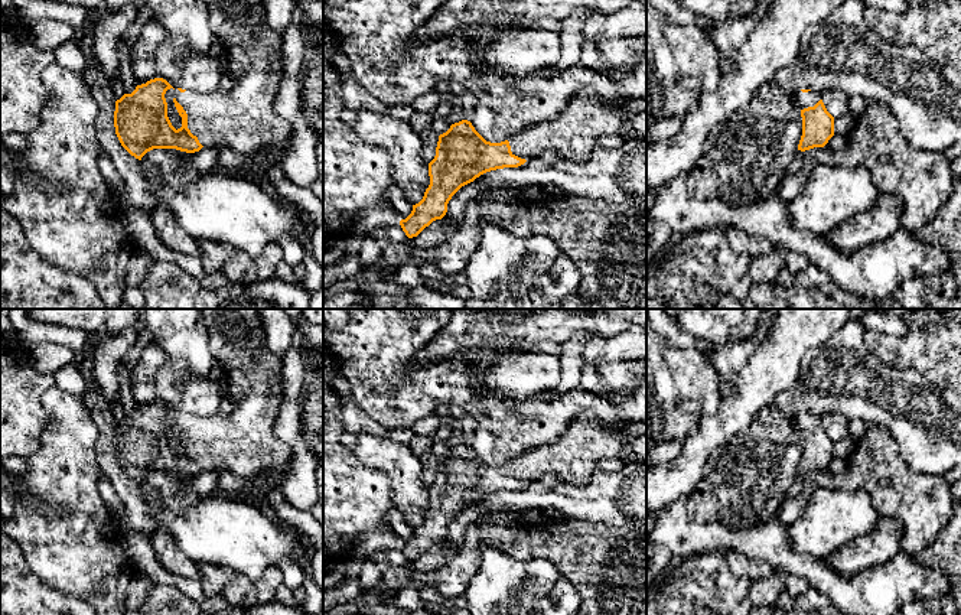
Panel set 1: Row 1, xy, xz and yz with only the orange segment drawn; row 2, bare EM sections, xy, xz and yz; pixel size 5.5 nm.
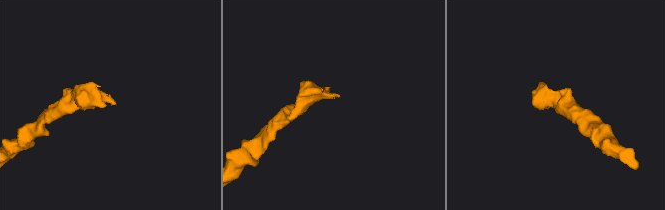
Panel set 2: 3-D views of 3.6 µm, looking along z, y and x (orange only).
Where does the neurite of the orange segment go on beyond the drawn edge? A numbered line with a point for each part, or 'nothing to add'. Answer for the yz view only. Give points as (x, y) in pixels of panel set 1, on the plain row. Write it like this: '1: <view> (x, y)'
1: yz (804, 423)

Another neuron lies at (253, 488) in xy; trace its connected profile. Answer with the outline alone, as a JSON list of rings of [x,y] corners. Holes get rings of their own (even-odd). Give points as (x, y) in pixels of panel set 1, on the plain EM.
[[[286,466],[276,471],[266,471],[251,476],[235,476],[229,471],[212,471],[218,476],[218,491],[215,495],[234,500],[242,498],[260,507],[260,500],[271,488],[278,488],[286,474]]]

